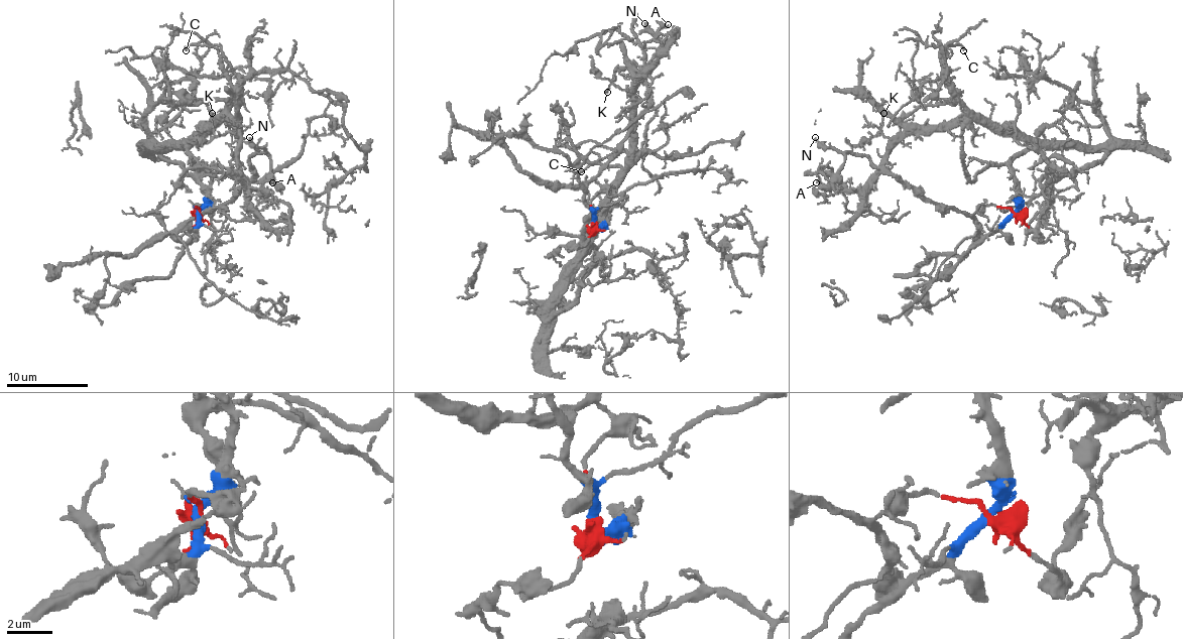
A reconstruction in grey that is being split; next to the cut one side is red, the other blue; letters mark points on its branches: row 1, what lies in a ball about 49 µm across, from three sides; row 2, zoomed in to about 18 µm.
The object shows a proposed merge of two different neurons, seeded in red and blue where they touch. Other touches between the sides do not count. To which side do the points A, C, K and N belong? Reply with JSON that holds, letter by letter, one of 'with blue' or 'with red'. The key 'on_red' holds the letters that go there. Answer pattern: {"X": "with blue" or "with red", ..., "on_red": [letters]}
{"A": "with blue", "C": "with blue", "K": "with blue", "N": "with red", "on_red": ["N"]}

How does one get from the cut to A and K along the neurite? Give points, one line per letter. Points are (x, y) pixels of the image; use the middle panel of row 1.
A: (592, 222), (605, 224), (592, 220), (586, 238), (629, 152), (633, 85), (643, 64), (643, 45), (669, 25)
K: (592, 222), (605, 224), (592, 220), (586, 238), (629, 152), (633, 97), (611, 85), (607, 93)

